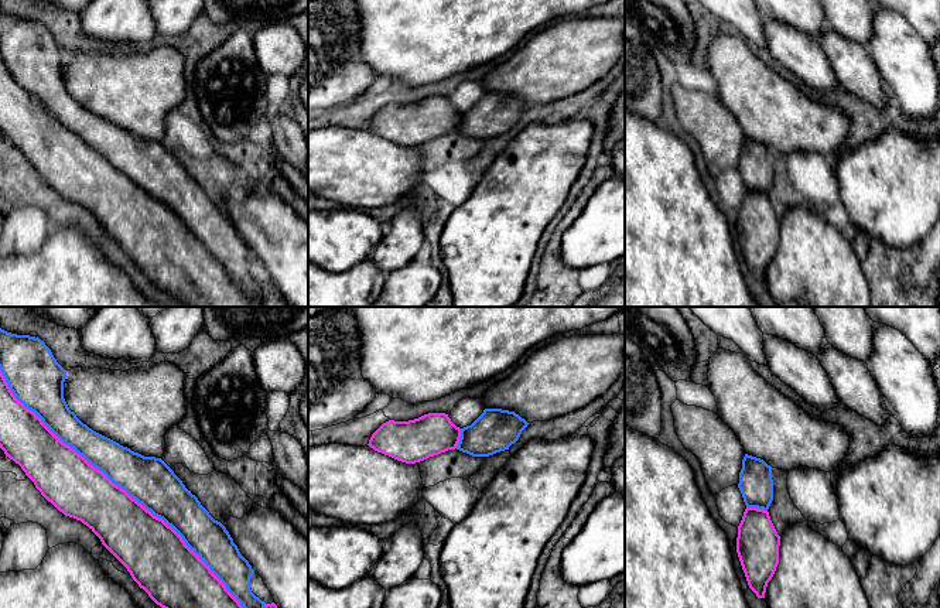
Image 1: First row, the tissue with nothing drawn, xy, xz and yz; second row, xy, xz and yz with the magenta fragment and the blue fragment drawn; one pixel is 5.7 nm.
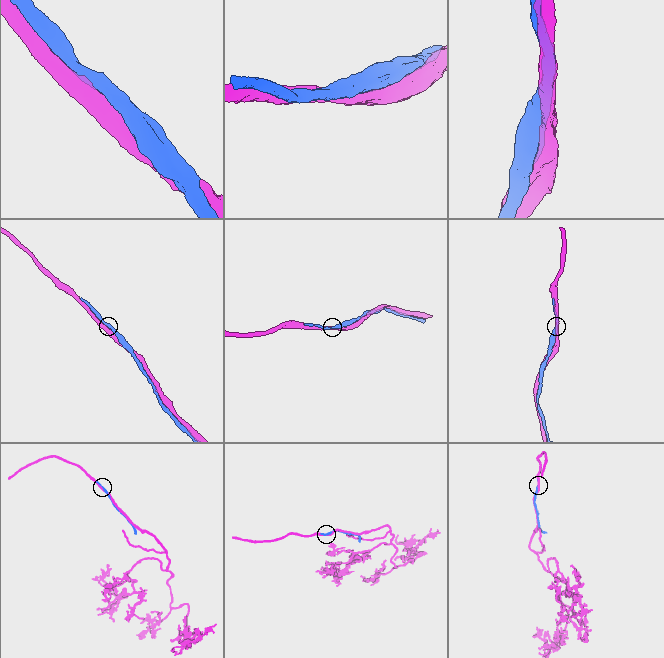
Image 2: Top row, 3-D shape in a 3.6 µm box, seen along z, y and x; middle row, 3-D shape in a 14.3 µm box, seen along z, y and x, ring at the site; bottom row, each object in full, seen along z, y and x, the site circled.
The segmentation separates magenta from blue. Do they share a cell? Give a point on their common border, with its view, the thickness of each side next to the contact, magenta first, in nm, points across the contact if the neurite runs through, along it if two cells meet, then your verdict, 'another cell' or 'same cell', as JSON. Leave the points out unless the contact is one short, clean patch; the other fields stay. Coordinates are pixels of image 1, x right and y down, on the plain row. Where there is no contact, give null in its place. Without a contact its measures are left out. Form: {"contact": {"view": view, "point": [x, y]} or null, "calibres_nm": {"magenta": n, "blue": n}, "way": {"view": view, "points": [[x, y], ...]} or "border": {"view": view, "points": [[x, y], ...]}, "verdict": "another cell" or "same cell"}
{"contact": {"view": "xy", "point": [127, 177]}, "calibres_nm": {"magenta": 320, "blue": 280}, "verdict": "same cell"}

